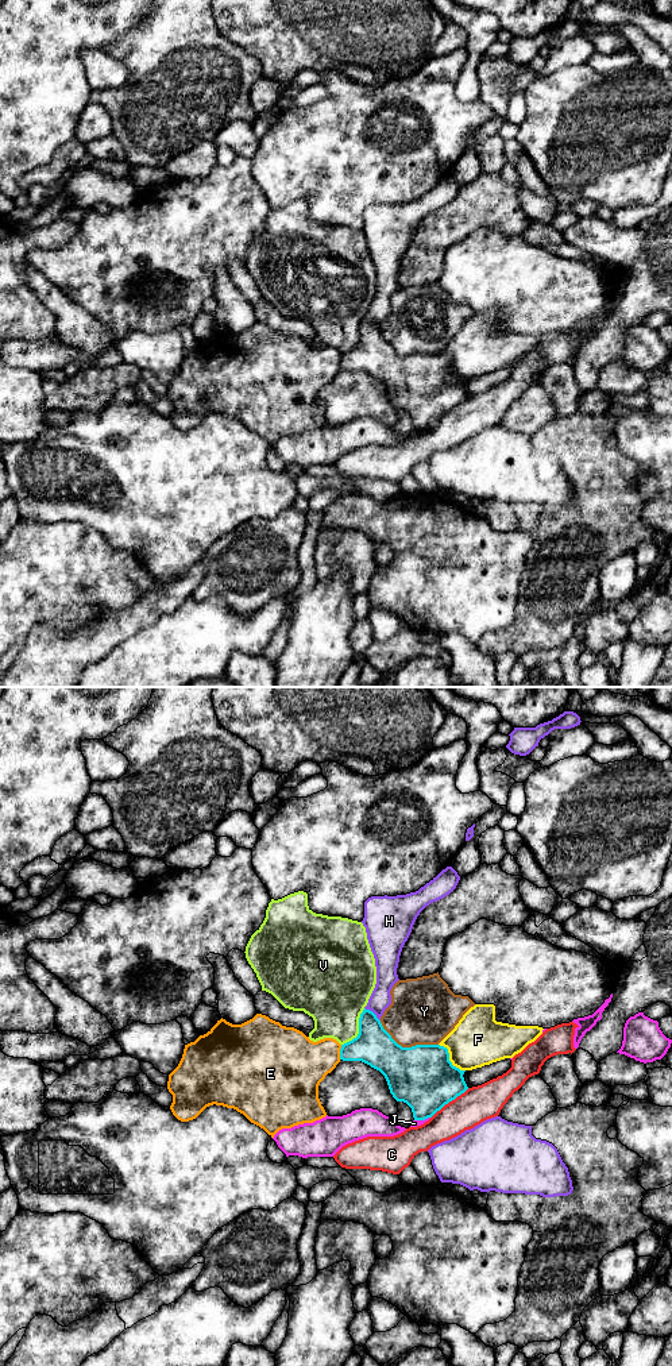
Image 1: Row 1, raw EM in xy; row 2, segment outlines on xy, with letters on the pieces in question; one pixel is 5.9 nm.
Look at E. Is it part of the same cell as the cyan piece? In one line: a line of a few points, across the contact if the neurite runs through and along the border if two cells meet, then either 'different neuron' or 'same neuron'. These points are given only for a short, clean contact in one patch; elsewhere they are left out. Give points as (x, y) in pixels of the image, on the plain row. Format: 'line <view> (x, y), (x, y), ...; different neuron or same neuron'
line xy (342, 354), (339, 367); different neuron

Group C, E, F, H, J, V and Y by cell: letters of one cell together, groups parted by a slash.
C / E / F / H / J / V / Y

